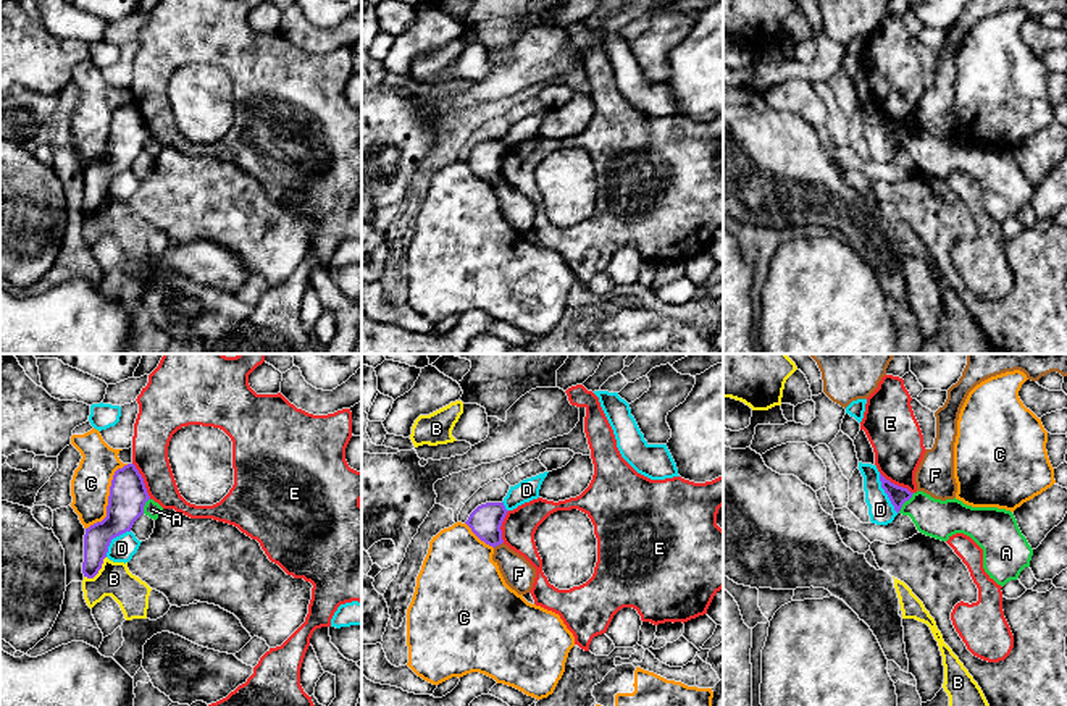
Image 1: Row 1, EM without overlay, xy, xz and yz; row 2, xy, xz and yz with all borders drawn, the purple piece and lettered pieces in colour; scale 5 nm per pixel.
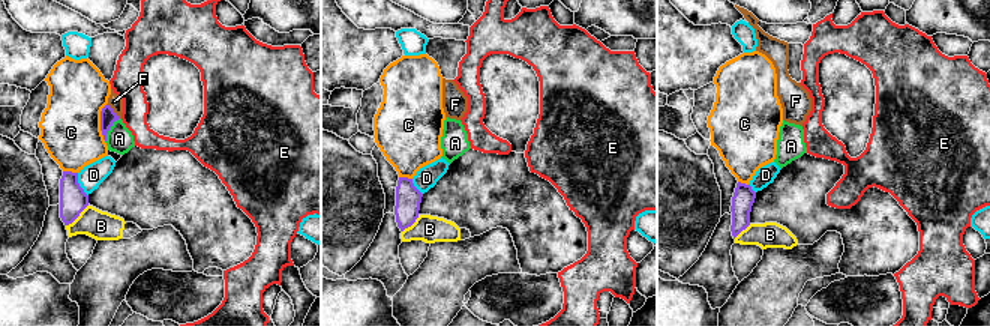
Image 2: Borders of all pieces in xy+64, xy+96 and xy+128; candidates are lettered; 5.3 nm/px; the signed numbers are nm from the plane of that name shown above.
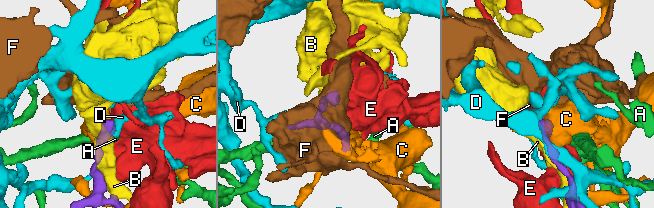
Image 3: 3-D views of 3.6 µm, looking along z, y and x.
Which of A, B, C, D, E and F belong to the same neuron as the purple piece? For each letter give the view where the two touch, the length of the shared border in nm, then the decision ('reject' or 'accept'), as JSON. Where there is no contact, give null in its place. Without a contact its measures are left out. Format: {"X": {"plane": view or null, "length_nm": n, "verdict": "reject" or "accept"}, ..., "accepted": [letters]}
{"A": {"plane": "yz", "length_nm": 130, "verdict": "reject"}, "B": {"plane": "xy", "length_nm": 160, "verdict": "reject"}, "C": {"plane": "xy", "length_nm": 380, "verdict": "reject"}, "D": {"plane": "yz", "length_nm": 220, "verdict": "reject"}, "E": {"plane": "xy", "length_nm": 200, "verdict": "reject"}, "F": {"plane": "xz", "length_nm": 60, "verdict": "reject"}, "accepted": []}

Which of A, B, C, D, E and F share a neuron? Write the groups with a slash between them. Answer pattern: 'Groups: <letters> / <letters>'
Groups: A / B / C / D / E / F

